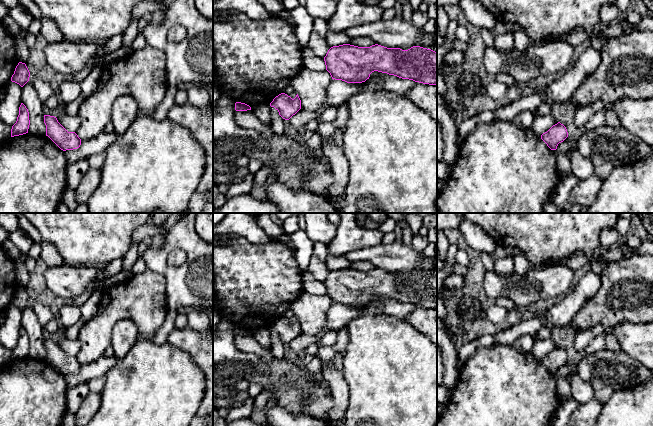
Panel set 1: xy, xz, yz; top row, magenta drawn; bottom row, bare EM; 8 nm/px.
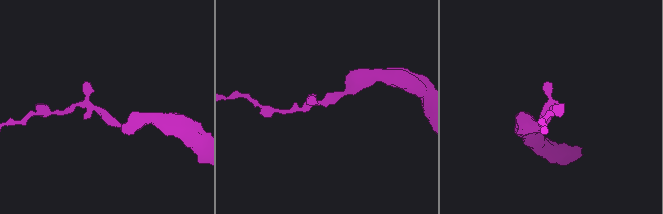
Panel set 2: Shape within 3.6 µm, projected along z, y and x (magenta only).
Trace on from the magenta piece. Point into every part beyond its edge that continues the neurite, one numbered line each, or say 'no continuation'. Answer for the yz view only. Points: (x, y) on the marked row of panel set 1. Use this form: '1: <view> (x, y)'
no continuation

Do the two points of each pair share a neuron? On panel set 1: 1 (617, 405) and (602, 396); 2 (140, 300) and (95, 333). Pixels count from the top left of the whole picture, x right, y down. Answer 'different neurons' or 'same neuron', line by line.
1: different neurons
2: same neuron

